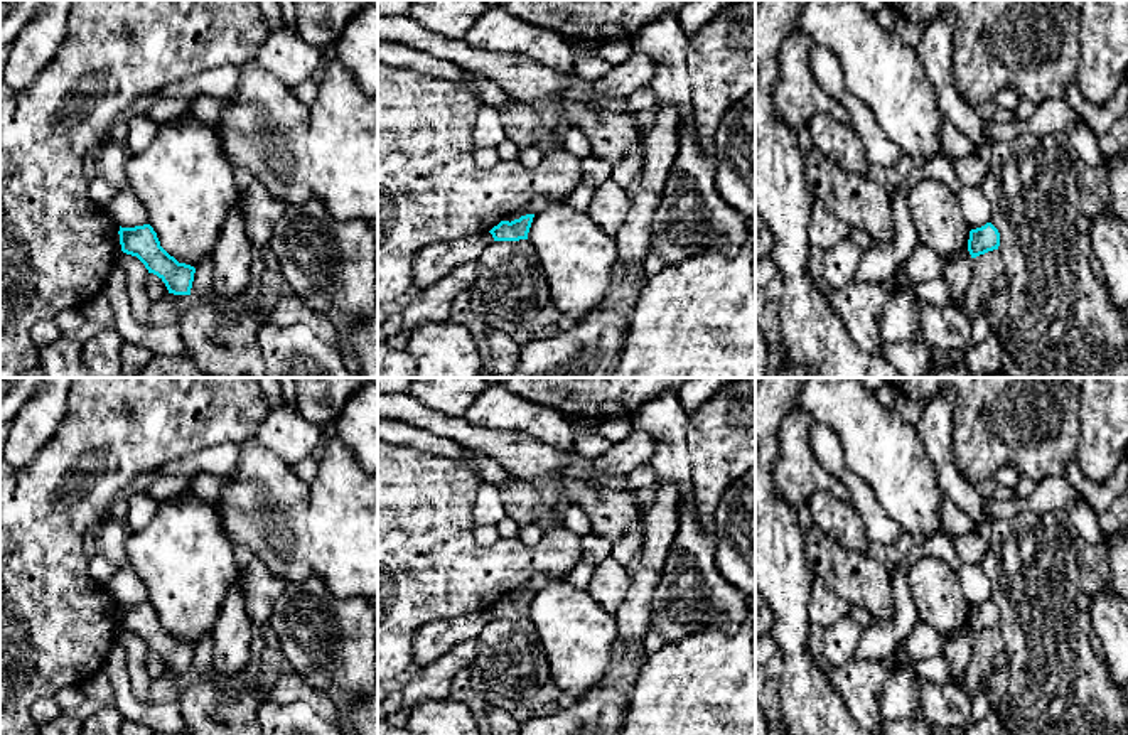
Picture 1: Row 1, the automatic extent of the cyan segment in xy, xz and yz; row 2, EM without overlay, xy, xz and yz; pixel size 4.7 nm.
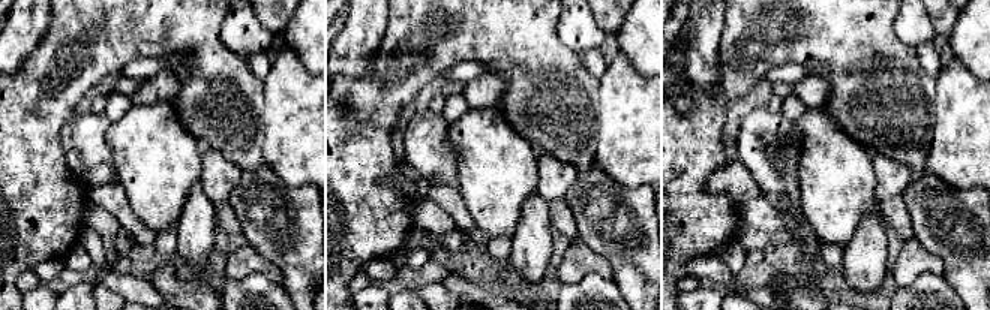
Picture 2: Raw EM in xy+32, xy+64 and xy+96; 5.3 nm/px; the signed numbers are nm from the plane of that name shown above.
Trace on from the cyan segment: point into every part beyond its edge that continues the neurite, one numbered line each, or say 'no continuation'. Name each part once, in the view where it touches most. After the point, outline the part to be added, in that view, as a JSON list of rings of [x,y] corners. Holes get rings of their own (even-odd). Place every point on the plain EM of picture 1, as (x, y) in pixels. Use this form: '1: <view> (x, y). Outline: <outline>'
no continuation

